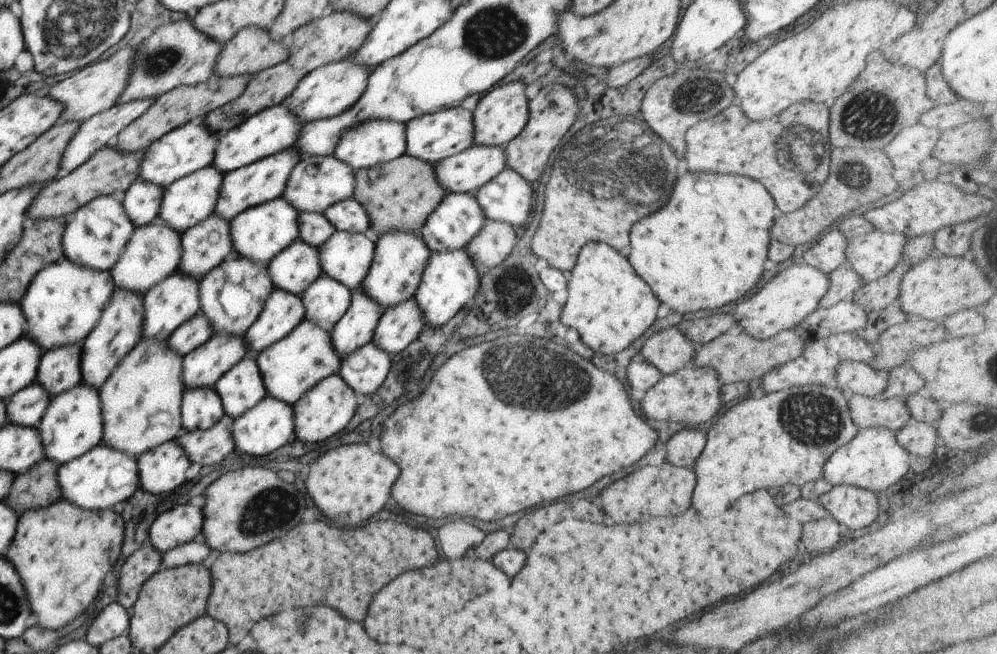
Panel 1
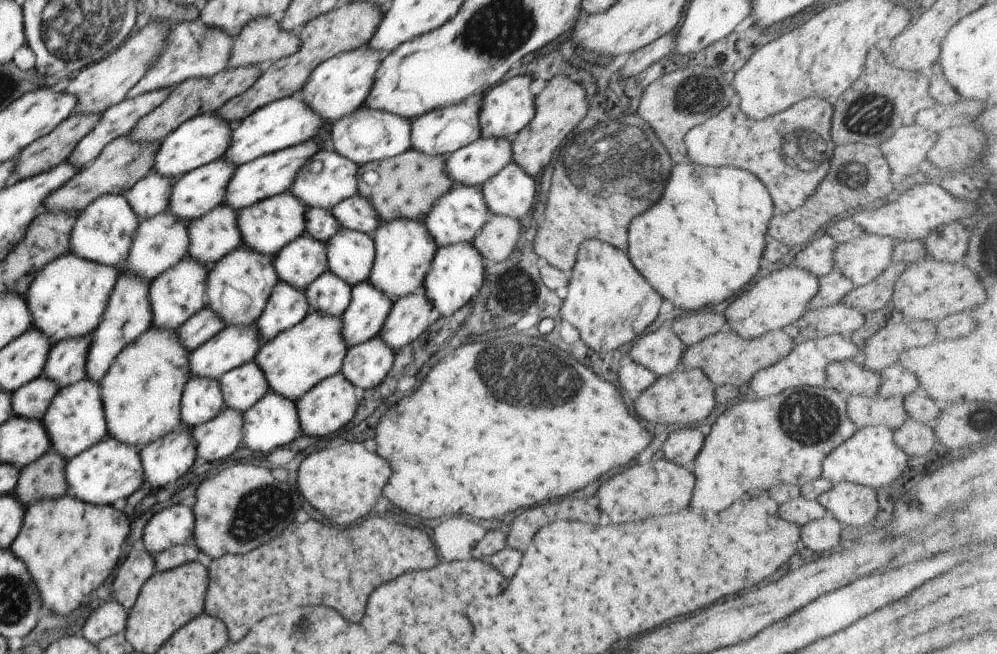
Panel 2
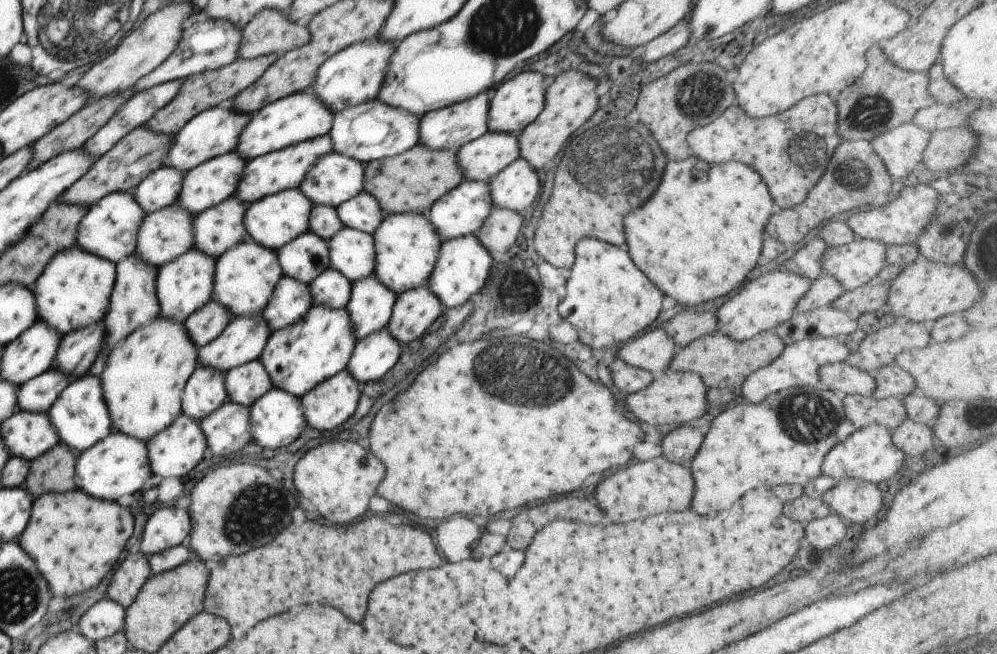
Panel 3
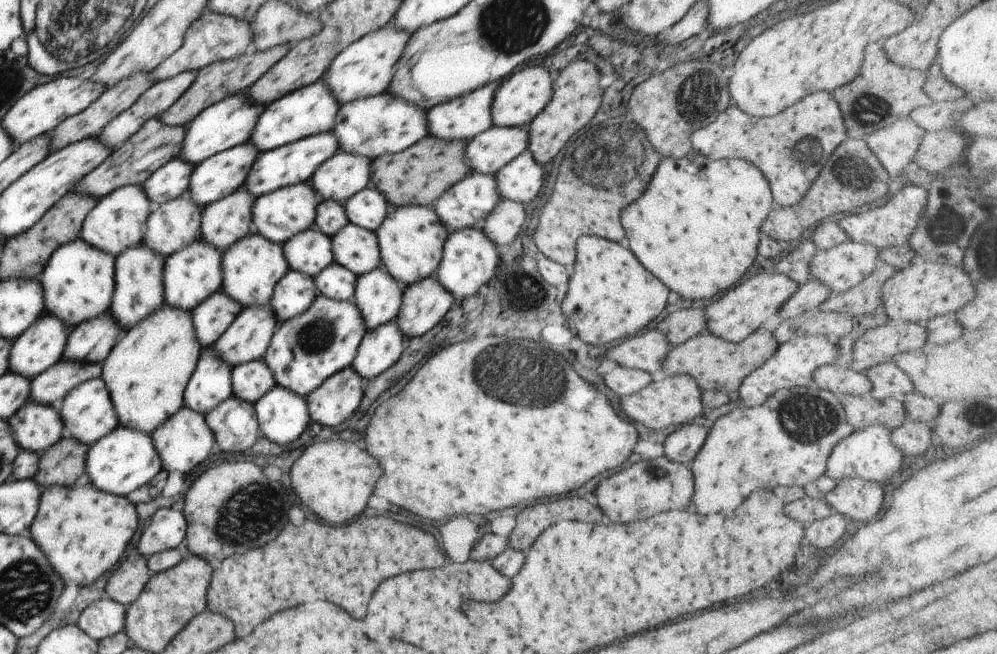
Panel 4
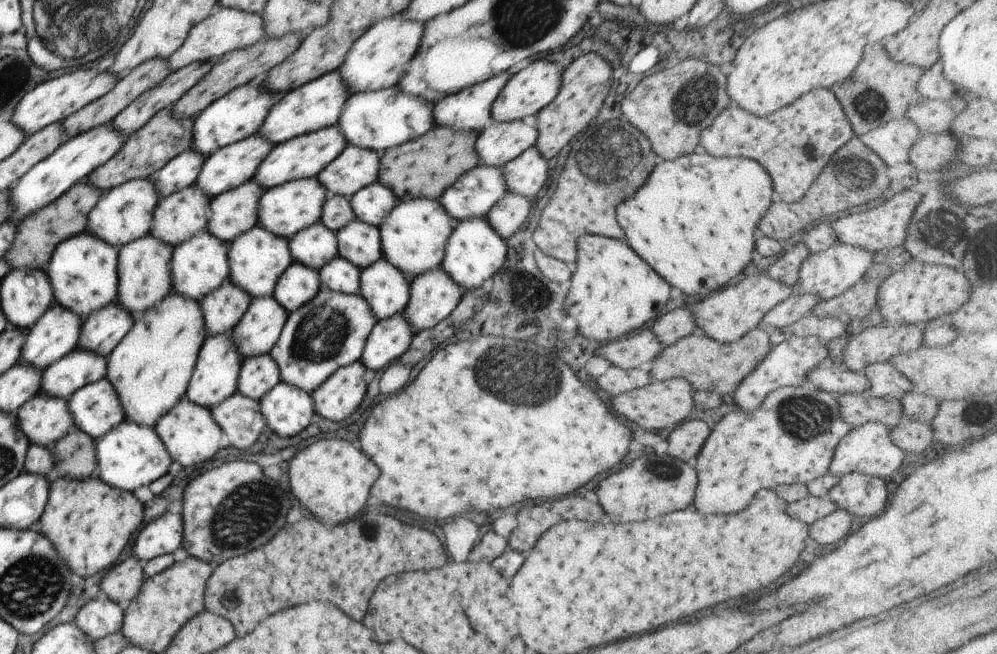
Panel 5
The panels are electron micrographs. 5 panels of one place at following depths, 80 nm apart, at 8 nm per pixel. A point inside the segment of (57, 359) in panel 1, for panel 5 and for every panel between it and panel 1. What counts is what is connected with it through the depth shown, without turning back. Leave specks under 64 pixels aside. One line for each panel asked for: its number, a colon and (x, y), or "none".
2: (66, 361)
3: (78, 350)
4: (91, 341)
5: (101, 331)

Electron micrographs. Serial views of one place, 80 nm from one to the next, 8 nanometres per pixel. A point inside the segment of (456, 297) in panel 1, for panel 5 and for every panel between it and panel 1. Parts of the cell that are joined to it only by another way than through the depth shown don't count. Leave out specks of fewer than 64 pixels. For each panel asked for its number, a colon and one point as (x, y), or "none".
2: (456, 275)
3: (463, 264)
4: (469, 259)
5: (475, 252)

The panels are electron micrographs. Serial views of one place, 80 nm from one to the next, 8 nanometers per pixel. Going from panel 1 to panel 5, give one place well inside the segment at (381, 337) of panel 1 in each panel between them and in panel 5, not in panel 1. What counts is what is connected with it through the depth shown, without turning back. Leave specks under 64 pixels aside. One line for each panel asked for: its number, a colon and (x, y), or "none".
2: (410, 316)
3: (415, 310)
4: (424, 304)
5: (433, 296)

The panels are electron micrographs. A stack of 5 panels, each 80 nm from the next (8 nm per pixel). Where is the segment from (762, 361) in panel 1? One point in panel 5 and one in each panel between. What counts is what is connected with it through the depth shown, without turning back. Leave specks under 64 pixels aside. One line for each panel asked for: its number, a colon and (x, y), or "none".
2: (726, 358)
3: (722, 362)
4: (714, 363)
5: (706, 364)

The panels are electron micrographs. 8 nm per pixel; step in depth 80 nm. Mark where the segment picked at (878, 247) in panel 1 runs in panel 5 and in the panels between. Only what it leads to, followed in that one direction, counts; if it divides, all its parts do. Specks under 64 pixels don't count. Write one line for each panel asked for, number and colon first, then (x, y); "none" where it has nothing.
2: (863, 259)
3: (853, 264)
4: (841, 268)
5: (828, 274)

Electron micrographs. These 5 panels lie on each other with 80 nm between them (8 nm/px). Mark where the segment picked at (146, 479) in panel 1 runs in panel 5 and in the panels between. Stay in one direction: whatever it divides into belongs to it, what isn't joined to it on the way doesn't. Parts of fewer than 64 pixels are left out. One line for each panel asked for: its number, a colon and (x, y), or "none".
2: (165, 460)
3: (174, 451)
4: (184, 441)
5: (189, 431)

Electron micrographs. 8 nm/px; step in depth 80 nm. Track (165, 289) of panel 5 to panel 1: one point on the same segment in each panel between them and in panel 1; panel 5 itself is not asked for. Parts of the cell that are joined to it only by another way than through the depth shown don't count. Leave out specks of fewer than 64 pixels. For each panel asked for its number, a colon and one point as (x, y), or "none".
1: (120, 327)
2: (128, 313)
3: (133, 303)
4: (139, 293)

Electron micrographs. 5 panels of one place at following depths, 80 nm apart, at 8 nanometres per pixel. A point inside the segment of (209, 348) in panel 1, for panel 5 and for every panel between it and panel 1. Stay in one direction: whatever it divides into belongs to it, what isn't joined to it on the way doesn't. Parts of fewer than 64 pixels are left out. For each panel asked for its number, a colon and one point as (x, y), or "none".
2: (233, 346)
3: (243, 340)
4: (247, 339)
5: (255, 334)

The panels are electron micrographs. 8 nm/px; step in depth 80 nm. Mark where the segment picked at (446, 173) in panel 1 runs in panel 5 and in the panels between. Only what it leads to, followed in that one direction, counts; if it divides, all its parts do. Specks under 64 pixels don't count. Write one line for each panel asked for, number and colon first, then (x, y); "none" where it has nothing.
2: (474, 165)
3: (481, 158)
4: (487, 153)
5: (498, 144)

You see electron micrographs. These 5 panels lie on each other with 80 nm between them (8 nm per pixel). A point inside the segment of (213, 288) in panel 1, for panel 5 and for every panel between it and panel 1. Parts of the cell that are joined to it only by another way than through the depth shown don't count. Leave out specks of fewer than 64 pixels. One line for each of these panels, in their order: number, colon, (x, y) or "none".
2: (237, 289)
3: (245, 276)
4: (251, 268)
5: (257, 258)

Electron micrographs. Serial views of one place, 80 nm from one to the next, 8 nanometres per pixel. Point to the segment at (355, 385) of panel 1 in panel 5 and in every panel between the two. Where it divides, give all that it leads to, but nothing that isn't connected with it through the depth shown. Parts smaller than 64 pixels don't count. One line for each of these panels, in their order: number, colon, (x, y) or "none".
2: (366, 365)
3: (373, 356)
4: (380, 348)
5: (390, 338)

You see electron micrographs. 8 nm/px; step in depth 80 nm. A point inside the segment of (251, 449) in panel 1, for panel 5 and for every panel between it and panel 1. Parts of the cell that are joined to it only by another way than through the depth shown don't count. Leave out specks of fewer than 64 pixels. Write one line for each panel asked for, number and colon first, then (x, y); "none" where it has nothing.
2: (273, 421)
3: (277, 417)
4: (282, 415)
5: (287, 409)

